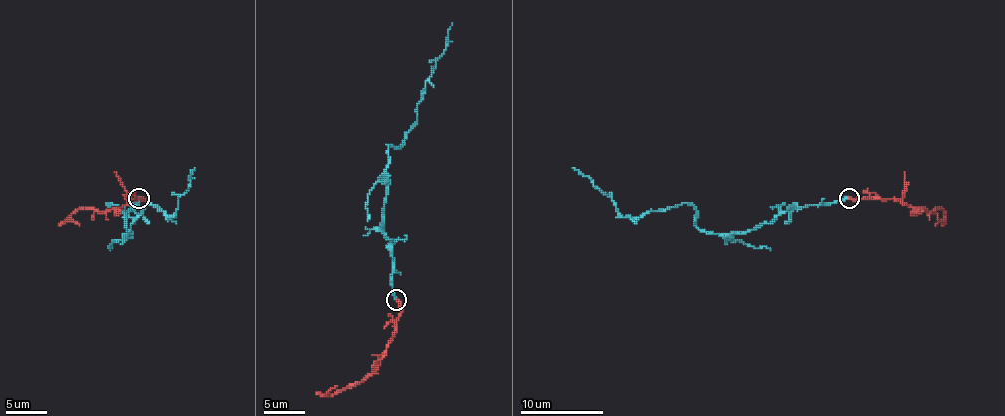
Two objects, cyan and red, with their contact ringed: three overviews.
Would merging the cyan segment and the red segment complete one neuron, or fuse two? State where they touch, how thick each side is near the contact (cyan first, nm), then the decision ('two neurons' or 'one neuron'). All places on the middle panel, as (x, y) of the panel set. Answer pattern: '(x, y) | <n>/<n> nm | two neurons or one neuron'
(396, 300) | 240/200 nm | one neuron

